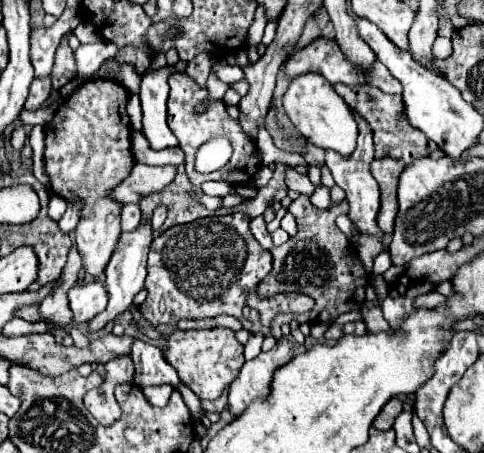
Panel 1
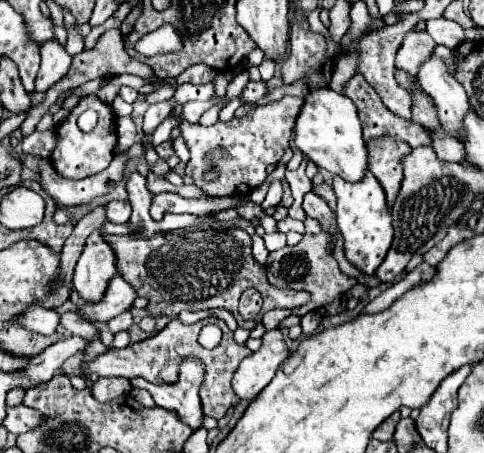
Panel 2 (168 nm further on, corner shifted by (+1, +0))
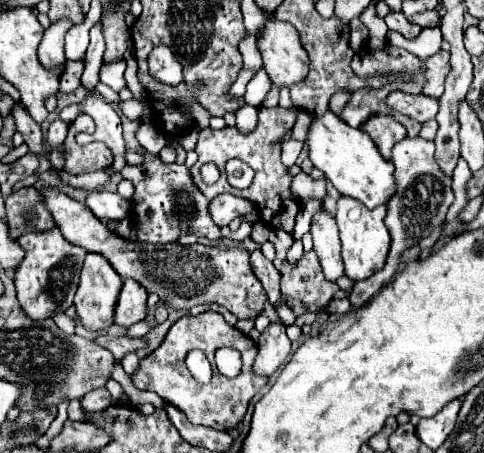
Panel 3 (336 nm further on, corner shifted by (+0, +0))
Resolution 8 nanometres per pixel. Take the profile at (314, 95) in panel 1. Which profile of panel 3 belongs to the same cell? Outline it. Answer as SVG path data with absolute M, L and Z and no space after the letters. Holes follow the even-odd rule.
M327 110L323 116L313 118L305 144L309 148L313 166L319 168L327 176L327 180L331 180L339 194L357 198L367 208L375 208L379 204L385 204L395 192L393 164L379 154L379 150L363 130L347 126L335 112Z

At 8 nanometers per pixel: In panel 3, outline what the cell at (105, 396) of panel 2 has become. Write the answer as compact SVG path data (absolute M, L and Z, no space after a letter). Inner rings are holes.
M95 388L91 392L87 392L81 400L81 406L83 410L87 412L99 412L99 410L105 410L107 406L111 406L113 400L111 400L111 394L107 388Z

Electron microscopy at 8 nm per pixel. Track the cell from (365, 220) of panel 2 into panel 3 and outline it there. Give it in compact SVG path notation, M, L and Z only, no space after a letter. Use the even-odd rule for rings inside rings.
M341 196L337 200L337 226L339 226L339 234L341 234L341 242L343 242L343 264L345 264L345 274L351 280L365 280L369 278L373 272L377 272L379 268L383 268L387 252L389 252L389 232L383 224L387 214L387 204L381 204L379 208L363 208L363 204L359 204L359 200L351 200L351 196Z

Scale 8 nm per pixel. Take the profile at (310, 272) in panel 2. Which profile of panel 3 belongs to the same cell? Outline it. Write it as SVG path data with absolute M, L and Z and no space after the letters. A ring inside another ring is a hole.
M315 250L305 252L297 264L289 264L287 260L281 262L279 272L283 304L287 304L295 316L327 306L335 292L339 292L337 282L329 282L323 276Z

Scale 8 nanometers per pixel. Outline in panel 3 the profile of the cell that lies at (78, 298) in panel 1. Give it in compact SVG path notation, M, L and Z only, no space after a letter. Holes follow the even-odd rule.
M127 278L119 292L119 300L115 306L115 324L131 326L145 318L147 314L147 290L139 286L135 280Z

